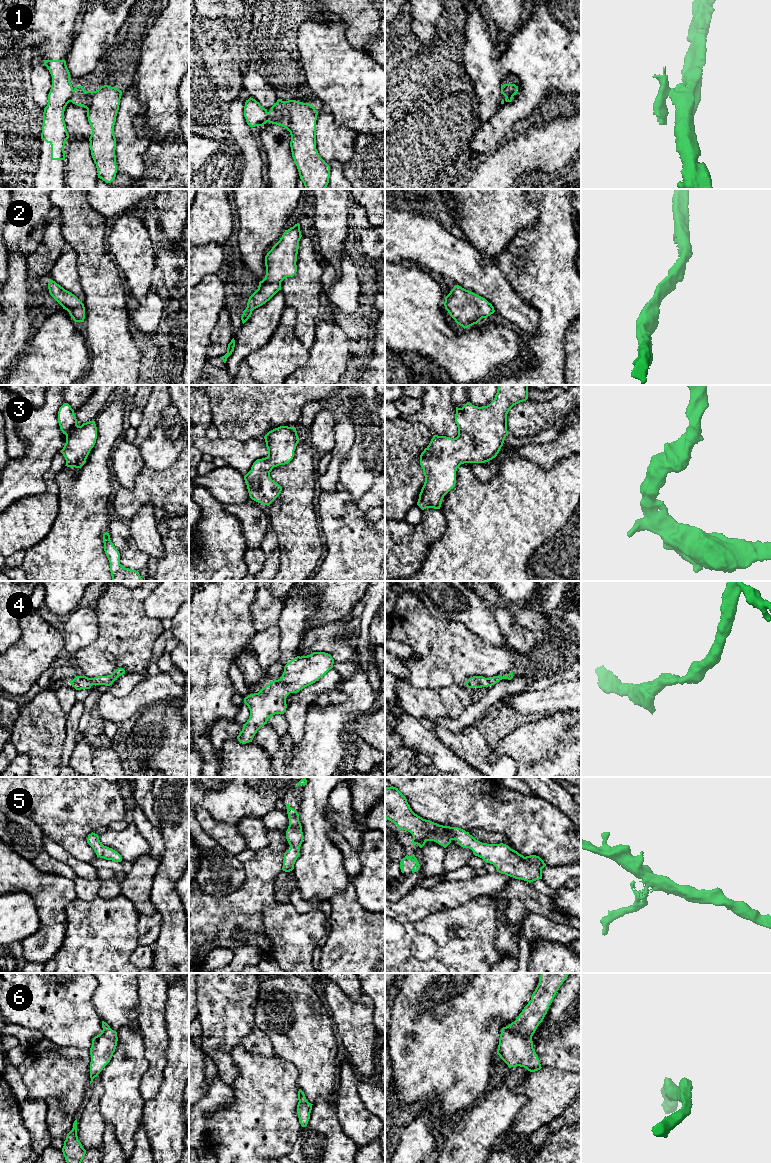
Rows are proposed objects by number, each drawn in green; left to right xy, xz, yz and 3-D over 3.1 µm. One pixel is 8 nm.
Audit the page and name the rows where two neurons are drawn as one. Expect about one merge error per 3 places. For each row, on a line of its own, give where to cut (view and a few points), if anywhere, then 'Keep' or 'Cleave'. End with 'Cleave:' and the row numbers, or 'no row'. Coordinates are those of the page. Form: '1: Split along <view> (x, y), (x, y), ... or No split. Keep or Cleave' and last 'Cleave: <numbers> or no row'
1: Split along xy (73, 90), (69, 101). Cleave
2: No split. Keep
3: No split. Keep
4: No split. Keep
5: No split. Keep
6: No split. Keep
Cleave: 1

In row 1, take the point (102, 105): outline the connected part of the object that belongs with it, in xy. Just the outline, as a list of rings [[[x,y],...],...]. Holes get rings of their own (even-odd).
[[[108,85],[96,91],[85,91],[76,86],[70,102],[87,109],[87,117],[92,129],[89,138],[91,155],[96,164],[98,178],[111,183],[116,177],[116,138],[114,125],[119,110],[122,92]]]

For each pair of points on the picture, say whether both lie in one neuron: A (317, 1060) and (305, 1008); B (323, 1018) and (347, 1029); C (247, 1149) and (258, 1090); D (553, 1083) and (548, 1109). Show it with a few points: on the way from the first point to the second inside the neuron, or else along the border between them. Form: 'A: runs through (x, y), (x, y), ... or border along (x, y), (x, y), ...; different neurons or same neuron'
A: runs through (311, 1047), (305, 1038), (305, 1021); same neuron
B: border along (325, 1004), (334, 1025); different neurons
C: runs through (248, 1134), (254, 1128), (258, 1105); same neuron
D: runs through (553, 1089), (549, 1093), (548, 1103); same neuron

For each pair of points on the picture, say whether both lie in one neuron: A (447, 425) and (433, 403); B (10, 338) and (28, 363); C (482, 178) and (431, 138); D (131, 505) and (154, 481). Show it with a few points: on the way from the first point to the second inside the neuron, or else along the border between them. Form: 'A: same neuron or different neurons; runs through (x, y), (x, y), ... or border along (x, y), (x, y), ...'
A: same neuron; runs through (442, 420), (438, 415), (437, 408)
B: different neurons; border along (32, 334), (26, 352), (17, 361), (10, 373)
C: different neurons; border along (471, 173), (468, 178)
D: same neuron; runs through (136, 499), (148, 487)

